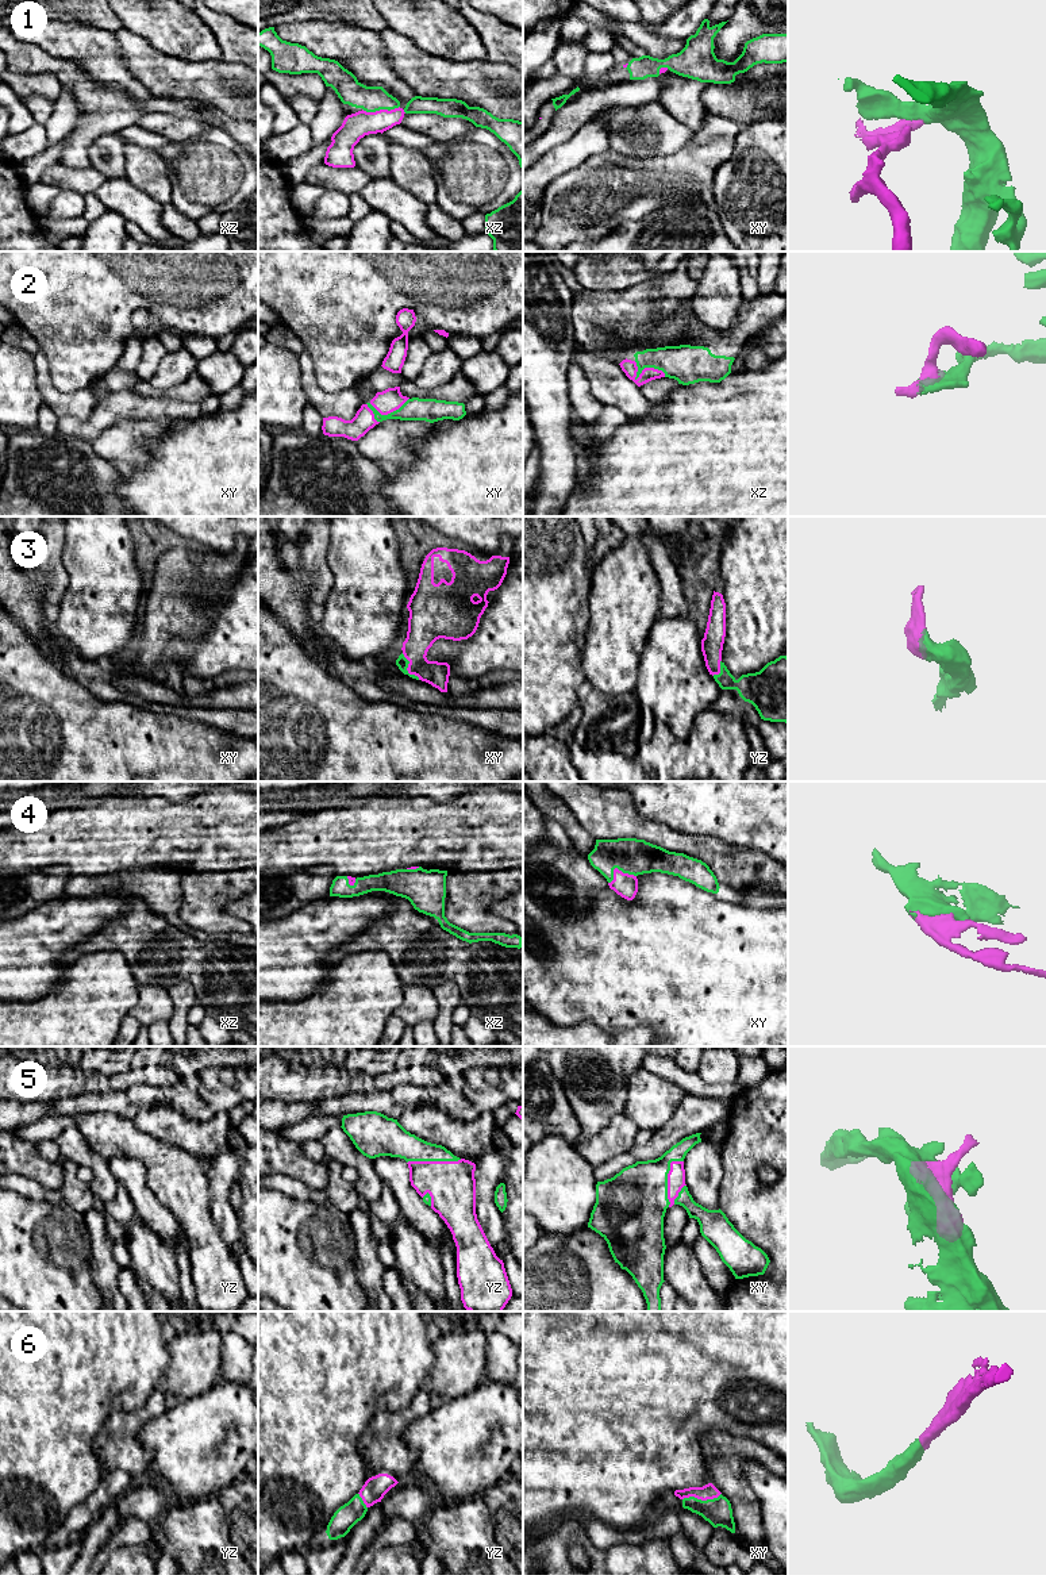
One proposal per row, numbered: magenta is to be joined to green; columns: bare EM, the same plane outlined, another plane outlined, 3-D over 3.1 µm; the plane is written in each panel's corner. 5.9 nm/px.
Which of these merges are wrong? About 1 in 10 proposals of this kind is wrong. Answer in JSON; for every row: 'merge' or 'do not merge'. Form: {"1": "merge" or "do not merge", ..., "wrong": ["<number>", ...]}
{"1": "merge", "2": "merge", "3": "merge", "4": "merge", "5": "merge", "6": "merge", "wrong": []}

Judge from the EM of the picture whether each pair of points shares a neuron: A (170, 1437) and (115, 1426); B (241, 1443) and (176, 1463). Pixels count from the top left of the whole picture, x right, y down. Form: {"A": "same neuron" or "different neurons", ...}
{"A": "different neurons", "B": "same neuron"}

